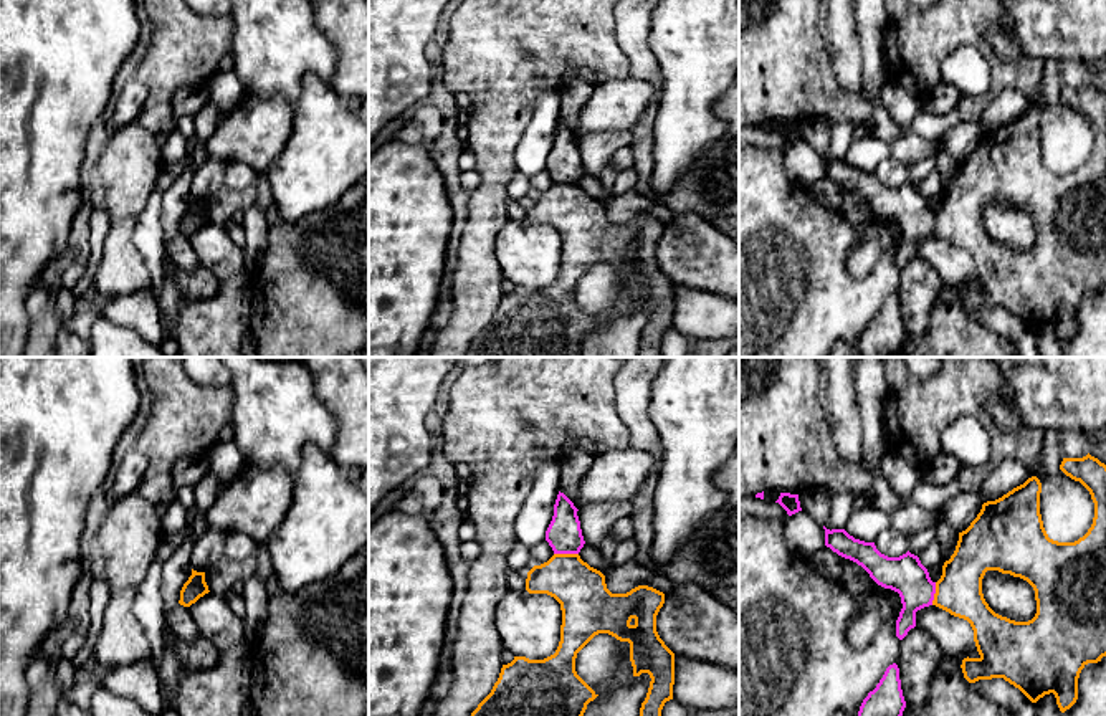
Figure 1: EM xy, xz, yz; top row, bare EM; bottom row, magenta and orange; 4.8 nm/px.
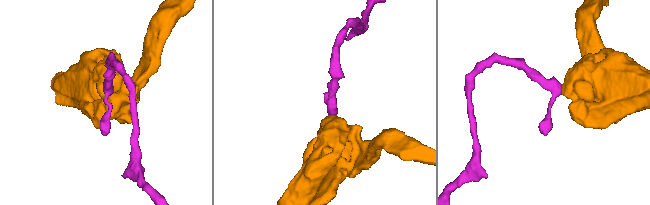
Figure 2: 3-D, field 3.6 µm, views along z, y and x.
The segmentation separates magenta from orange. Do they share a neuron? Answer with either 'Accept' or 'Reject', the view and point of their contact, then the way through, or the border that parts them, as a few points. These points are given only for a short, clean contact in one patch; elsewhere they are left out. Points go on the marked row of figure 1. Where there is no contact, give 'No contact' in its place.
Reject. Touches magenta at xz (566, 553)

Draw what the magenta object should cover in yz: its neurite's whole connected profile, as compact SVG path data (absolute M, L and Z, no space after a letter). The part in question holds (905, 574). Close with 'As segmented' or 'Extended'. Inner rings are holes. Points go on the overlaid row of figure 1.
M825 529L825 546L861 566L881 587L899 594L903 609L896 620L896 637L903 640L916 627L916 612L932 605L936 582L919 557L909 551L899 557L881 554L875 542L850 536L845 529Z. As segmented

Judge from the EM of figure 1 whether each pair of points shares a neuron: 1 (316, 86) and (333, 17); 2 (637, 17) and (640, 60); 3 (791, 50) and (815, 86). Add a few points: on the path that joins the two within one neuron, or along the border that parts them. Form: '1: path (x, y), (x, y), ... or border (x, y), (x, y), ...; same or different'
1: border (329, 85), (344, 101); different
2: path (637, 27), (638, 50); same
3: path (791, 58), (807, 78); same

